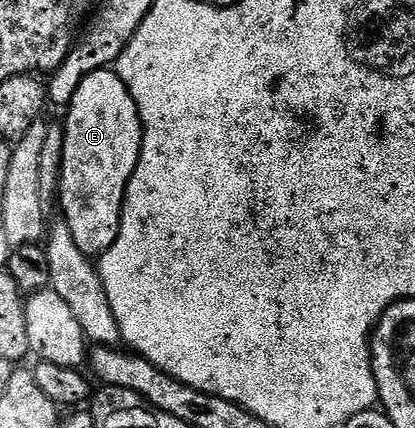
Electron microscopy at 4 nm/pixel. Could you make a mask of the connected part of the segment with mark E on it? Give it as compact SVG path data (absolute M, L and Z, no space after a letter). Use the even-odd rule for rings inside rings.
M114 70L94 72L93 74L86 76L77 86L77 94L73 94L70 104L68 104L65 109L65 115L67 115L67 125L65 125L63 131L61 131L61 137L64 140L64 158L62 175L59 177L57 204L58 207L63 207L61 216L62 219L66 220L69 230L73 234L73 242L77 242L77 247L87 256L98 258L111 249L113 242L117 242L117 234L119 233L119 227L121 226L125 190L127 189L129 178L137 166L139 155L141 154L141 146L143 145L143 123L139 121L139 111L133 102L133 98L129 94L129 90L125 86L125 82L121 82L119 73Z

